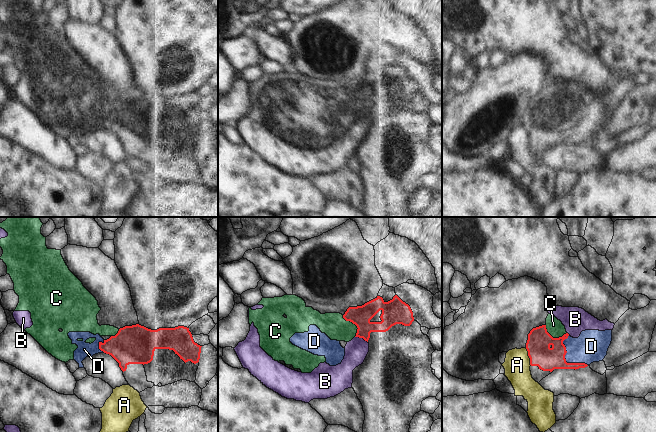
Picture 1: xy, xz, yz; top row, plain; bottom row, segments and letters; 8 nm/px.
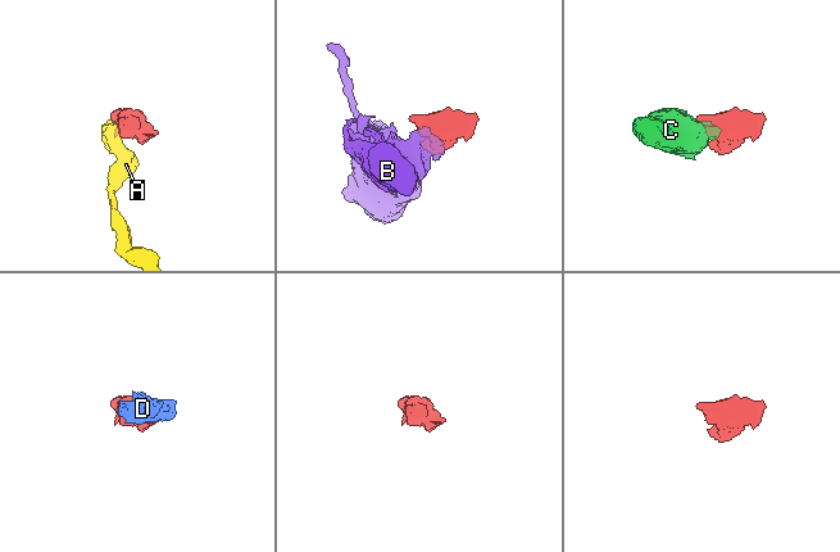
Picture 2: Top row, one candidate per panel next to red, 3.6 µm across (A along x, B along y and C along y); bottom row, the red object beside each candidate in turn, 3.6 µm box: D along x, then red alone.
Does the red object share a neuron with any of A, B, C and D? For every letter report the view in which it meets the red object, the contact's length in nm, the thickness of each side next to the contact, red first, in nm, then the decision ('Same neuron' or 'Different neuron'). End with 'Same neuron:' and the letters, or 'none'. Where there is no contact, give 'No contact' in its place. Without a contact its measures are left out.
A: Touches red in yz. Shared border 150 nm. Thickness 190 nm (red) against 200 nm. Different neuron
B: Touches red in xz. Shared border 120 nm. Thickness 160 nm (red) against 190 nm. Different neuron
C: Touches red in xz. Shared border 200 nm. Thickness 160 nm (red) against 190 nm. Different neuron
D: Touches red in yz. Shared border 300 nm. Thickness 190 nm (red) against 260 nm. Different neuron
Same neuron: none

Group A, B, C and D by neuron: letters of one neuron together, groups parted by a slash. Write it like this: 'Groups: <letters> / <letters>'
Groups: A / B C D

